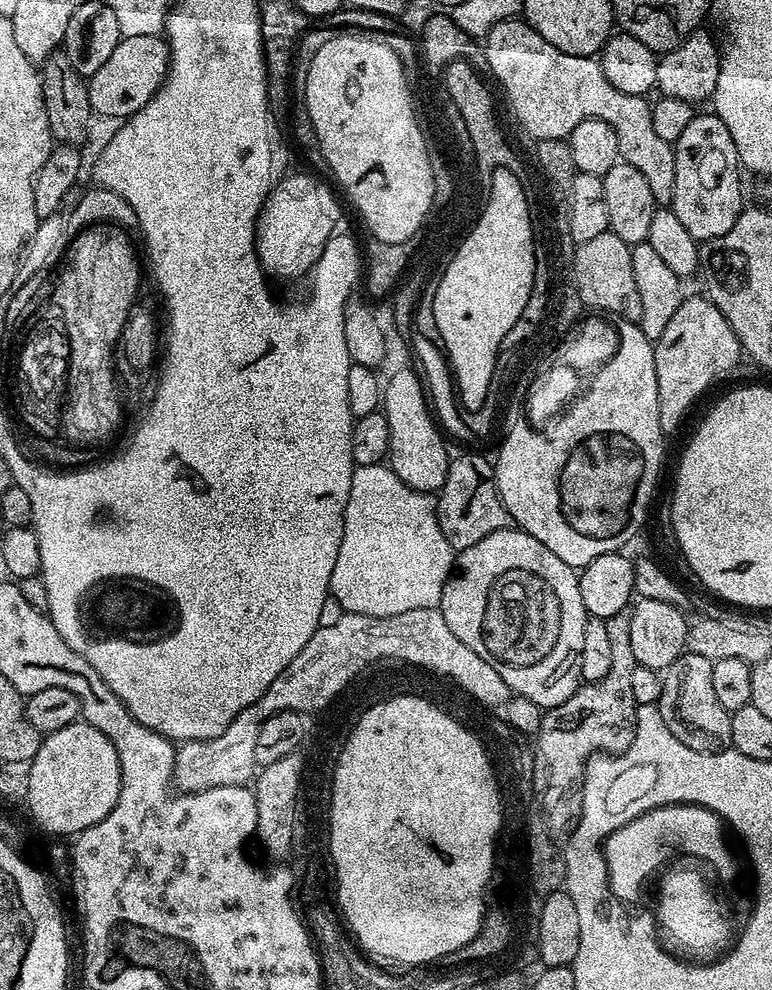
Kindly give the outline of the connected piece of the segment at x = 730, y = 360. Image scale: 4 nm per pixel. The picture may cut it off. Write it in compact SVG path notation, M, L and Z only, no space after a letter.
M707 295L692 296L681 299L678 310L674 310L674 318L670 318L666 330L662 330L662 338L654 341L656 353L654 354L654 366L658 374L658 422L666 434L672 434L680 428L684 415L692 408L692 403L711 386L715 380L728 376L736 368L740 356L742 360L742 349L730 322L714 306Z

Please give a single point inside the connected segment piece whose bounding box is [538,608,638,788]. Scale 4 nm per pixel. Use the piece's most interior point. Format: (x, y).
(600, 718)

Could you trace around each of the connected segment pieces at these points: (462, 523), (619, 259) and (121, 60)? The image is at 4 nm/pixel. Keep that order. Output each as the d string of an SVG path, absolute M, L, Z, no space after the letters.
M460 456L449 459L446 482L440 488L436 496L436 517L438 526L442 526L442 534L446 534L446 542L450 542L453 553L459 554L466 551L474 542L482 542L486 534L494 534L503 528L513 527L512 516L506 510L506 506L500 497L500 491L496 489L496 469L484 456Z
M610 230L590 238L590 242L582 242L575 245L573 254L573 270L570 273L571 279L576 279L574 291L579 296L579 303L588 310L597 312L609 312L621 320L638 322L642 318L642 301L638 299L638 290L634 286L634 262L632 261L632 250L629 244L622 242L618 234Z
M138 34L120 39L118 46L114 46L114 54L100 67L94 70L92 76L87 77L90 106L97 117L133 116L157 90L163 86L168 77L168 41L163 35L151 36Z

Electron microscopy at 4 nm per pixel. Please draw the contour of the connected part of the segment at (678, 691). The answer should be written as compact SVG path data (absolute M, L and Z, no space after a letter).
M686 650L672 665L663 669L658 707L662 722L670 726L670 734L674 734L682 746L699 752L722 752L732 748L732 718L714 694L712 661L702 658L702 654Z

